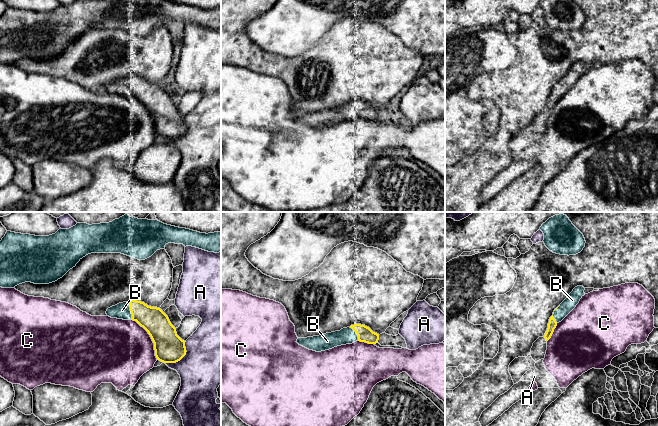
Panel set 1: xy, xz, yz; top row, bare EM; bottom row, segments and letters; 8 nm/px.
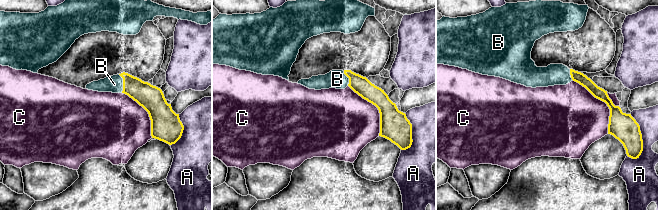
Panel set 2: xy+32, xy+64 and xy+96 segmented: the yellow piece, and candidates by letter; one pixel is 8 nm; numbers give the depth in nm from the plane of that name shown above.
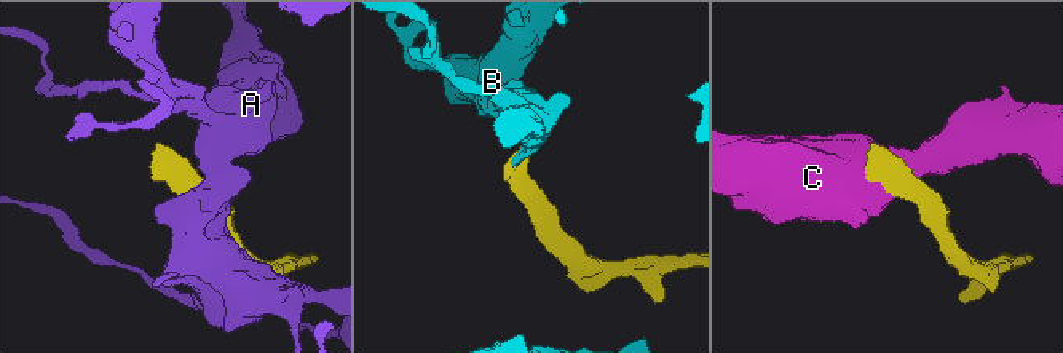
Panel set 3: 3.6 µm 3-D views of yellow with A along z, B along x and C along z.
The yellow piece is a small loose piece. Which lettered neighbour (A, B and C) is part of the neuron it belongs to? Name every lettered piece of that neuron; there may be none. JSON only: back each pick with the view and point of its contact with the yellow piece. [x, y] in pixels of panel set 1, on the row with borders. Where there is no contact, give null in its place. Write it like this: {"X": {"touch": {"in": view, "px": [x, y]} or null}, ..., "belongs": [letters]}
{"B": {"touch": {"in": "xy", "px": [130, 310]}}, "belongs": ["B"]}

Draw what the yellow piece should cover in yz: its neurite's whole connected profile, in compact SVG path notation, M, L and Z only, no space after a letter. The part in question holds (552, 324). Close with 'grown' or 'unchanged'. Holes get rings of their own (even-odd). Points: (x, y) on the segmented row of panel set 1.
M577 286L568 295L568 297L554 310L553 315L549 319L548 328L544 335L548 341L556 328L557 324L561 322L579 303L580 299L585 295L585 288Z; grown

